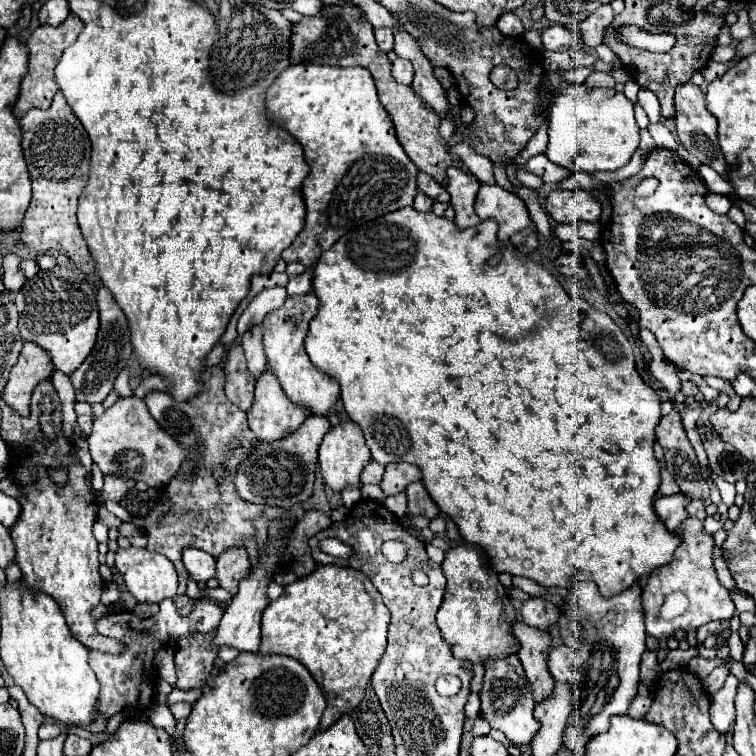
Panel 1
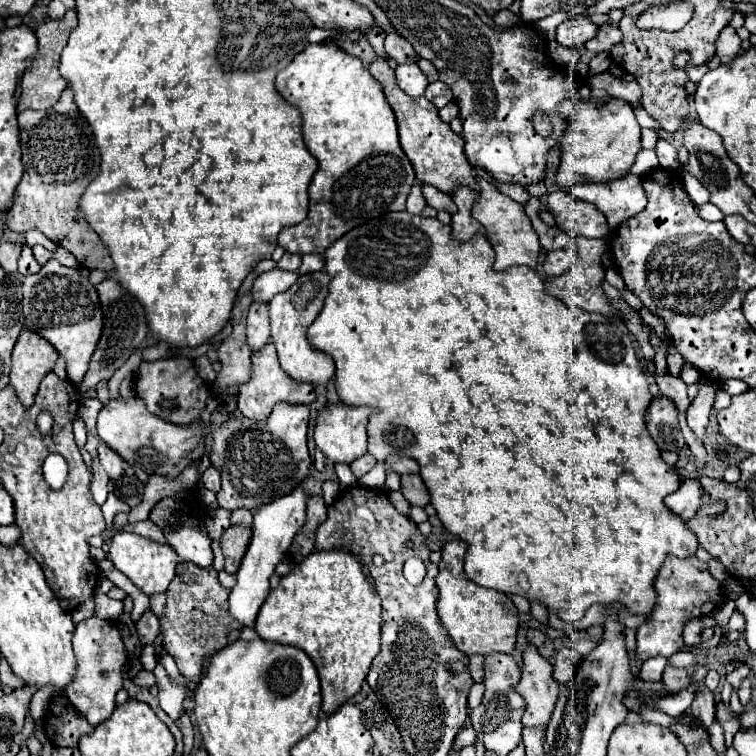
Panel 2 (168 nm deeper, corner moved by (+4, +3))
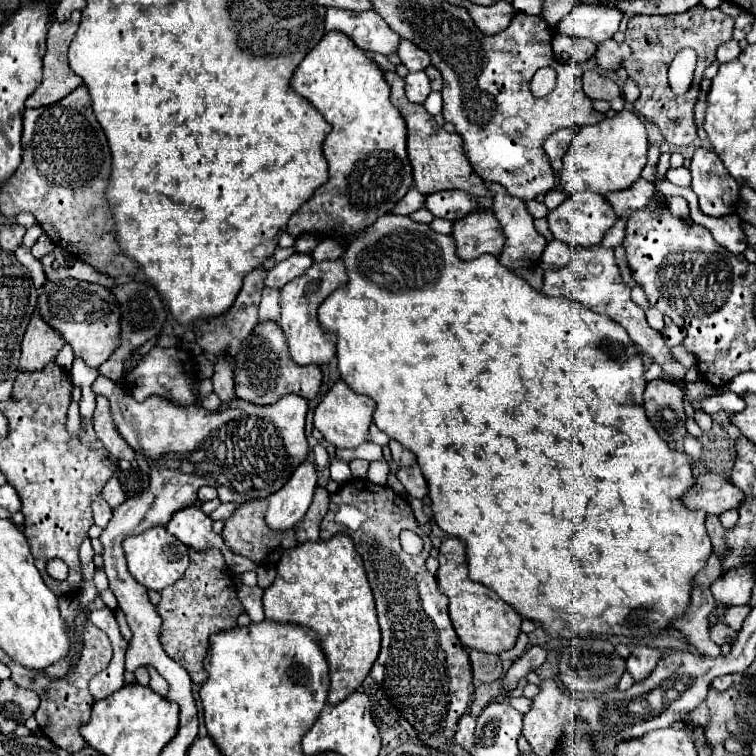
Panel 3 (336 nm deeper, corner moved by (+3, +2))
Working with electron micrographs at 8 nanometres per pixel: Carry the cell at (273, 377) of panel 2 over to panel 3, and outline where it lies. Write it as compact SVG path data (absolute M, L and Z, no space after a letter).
M258 323L250 337L242 341L238 355L234 357L234 389L236 395L248 403L270 405L286 393L296 393L304 399L314 399L320 391L322 371L320 367L298 367L286 351L286 337L276 323Z

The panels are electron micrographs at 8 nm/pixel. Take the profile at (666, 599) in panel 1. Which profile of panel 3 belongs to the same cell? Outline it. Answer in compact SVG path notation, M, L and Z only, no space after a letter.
M644 645L634 647L632 655L626 659L626 667L628 667L628 673L632 675L634 683L638 683L638 681L646 679L646 675L650 675L650 671L656 667L660 655L662 653L652 647L644 647Z

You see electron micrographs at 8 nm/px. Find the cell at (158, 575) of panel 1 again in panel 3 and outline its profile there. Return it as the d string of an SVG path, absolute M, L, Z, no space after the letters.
M152 527L140 535L126 537L122 547L124 547L128 571L132 573L132 577L140 585L154 591L162 591L164 587L172 585L188 567L188 547L184 543L178 543L178 539L174 539L166 531L166 527Z

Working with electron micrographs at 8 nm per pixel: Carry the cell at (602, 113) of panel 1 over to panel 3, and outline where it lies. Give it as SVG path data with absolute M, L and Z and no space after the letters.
M624 109L596 125L586 125L574 137L572 145L564 155L564 169L560 171L564 191L566 193L592 191L598 195L606 195L612 191L630 189L646 165L646 151L648 151L646 127L632 111Z

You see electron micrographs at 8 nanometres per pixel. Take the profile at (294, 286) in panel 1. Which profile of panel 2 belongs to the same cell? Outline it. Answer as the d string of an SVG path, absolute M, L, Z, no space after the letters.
M305 254L303 256L303 262L301 262L301 266L299 266L299 274L309 274L309 272L317 272L317 270L321 270L323 268L323 258L319 256L319 254Z

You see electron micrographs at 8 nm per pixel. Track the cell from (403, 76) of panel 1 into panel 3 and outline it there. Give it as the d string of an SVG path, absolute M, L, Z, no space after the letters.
M424 71L408 73L406 77L406 95L412 103L424 103L430 93L430 79Z

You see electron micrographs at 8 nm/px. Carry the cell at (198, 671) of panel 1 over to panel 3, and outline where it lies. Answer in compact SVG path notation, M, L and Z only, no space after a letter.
M218 549L190 551L190 565L186 573L174 585L162 589L160 595L158 615L162 619L162 649L190 673L194 683L202 685L208 677L202 665L208 653L208 637L212 633L236 627L236 619L244 611L236 595L232 571L224 563Z

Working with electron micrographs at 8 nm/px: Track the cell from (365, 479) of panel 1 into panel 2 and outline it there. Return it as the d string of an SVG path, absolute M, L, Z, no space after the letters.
M365 454L365 456L357 458L357 460L351 464L351 470L353 470L355 478L361 478L361 476L367 474L375 464L377 464L377 460L375 460L371 454Z

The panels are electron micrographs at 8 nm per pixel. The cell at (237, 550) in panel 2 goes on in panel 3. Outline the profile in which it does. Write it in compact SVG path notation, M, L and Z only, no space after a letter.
M254 499L250 503L246 503L246 505L244 503L238 505L236 511L224 521L224 531L222 531L222 537L224 537L226 545L234 553L238 553L238 555L254 561L256 565L260 565L260 563L276 565L284 549L290 549L290 547L298 545L298 541L294 537L294 529L288 529L288 531L270 531L270 527L266 527L266 521L264 521L266 503L268 503L268 499Z

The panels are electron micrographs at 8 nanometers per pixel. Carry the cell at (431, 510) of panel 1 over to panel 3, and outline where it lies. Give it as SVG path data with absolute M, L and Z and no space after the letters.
M410 465L410 467L400 467L398 469L398 481L406 487L406 491L416 497L416 499L424 499L428 495L428 485L426 479L420 471L418 465Z

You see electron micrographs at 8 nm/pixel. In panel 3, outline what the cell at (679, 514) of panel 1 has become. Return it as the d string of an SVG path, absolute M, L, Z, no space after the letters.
M706 473L696 479L694 491L686 493L684 503L690 509L704 509L710 515L720 515L728 509L738 509L744 501L742 491L730 483L728 477Z

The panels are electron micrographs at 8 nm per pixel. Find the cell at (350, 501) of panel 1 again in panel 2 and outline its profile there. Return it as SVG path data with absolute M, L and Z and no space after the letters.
M337 464L335 466L335 472L337 472L337 478L339 478L339 484L343 488L351 488L351 486L357 486L357 480L353 478L353 472L349 466L343 466L343 464Z

